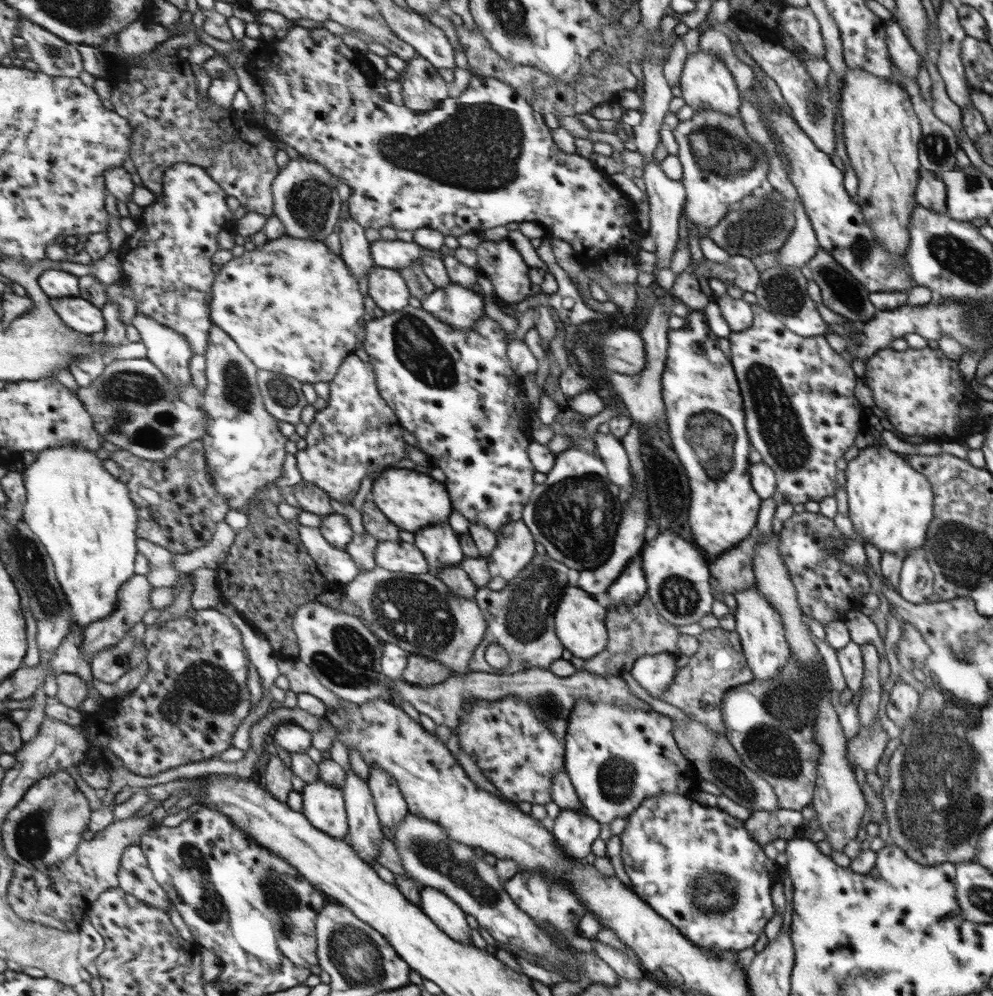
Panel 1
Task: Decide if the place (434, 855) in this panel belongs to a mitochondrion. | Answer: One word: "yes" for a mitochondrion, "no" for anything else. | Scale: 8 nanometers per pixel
yes

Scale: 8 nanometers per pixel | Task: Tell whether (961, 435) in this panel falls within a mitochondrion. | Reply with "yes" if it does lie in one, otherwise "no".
no

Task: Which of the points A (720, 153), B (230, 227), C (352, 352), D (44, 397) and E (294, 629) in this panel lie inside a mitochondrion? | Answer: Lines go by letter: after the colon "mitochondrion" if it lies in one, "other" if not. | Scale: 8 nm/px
A: mitochondrion
B: other
C: other
D: other
E: other

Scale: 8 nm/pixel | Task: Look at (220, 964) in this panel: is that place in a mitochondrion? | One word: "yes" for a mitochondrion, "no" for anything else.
no

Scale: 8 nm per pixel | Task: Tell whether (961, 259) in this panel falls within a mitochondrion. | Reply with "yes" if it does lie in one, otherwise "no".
yes

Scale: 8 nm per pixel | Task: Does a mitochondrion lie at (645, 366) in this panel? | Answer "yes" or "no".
no

